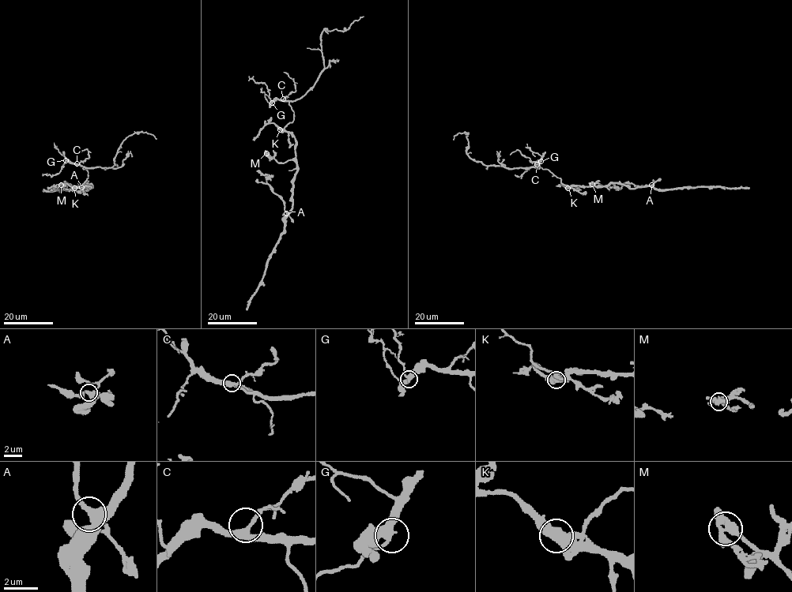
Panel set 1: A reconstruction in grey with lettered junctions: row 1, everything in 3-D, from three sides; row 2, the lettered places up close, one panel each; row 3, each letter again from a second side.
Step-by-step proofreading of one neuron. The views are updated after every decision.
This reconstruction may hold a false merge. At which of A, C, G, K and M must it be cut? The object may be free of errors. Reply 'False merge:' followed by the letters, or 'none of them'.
False merge: K

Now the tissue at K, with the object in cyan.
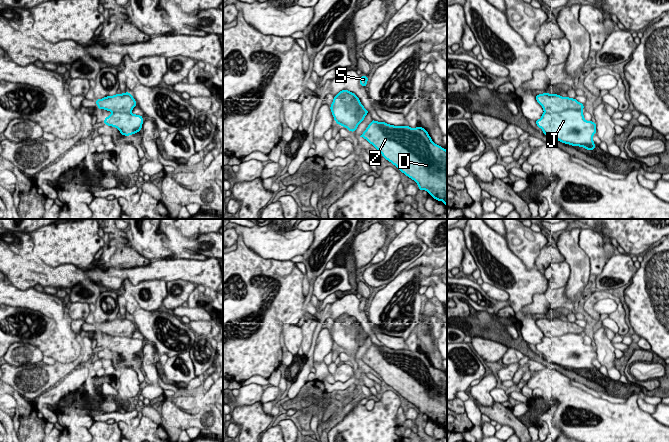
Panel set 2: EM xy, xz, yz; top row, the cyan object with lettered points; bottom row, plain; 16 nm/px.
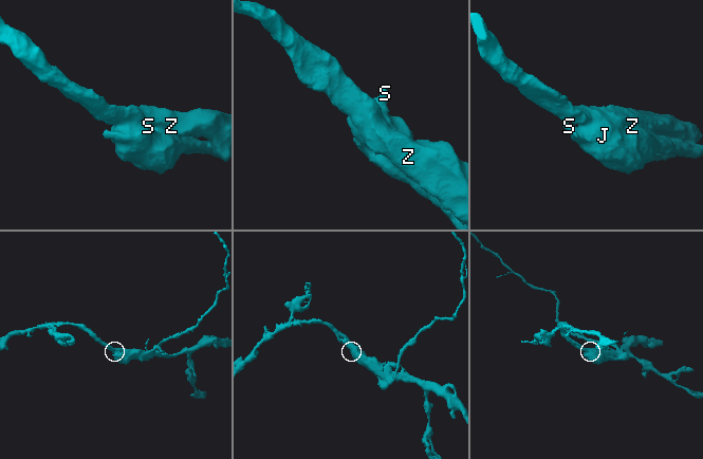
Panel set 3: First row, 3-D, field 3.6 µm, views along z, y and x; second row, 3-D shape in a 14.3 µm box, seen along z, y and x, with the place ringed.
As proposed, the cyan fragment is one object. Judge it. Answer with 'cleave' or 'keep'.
cleave

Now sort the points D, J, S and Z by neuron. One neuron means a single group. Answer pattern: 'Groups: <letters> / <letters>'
Groups: D Z / J S

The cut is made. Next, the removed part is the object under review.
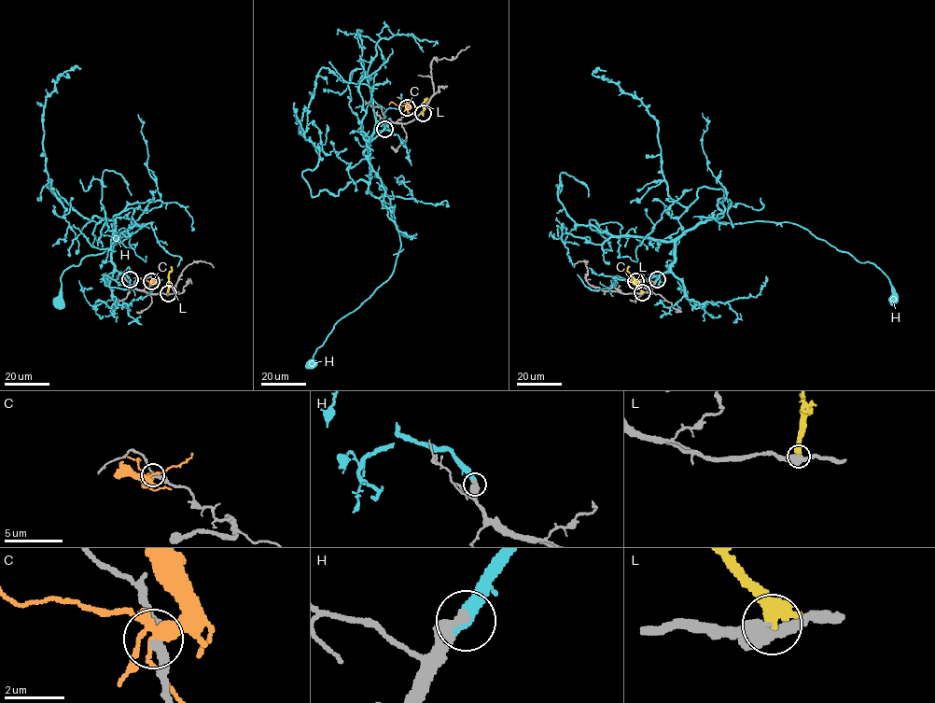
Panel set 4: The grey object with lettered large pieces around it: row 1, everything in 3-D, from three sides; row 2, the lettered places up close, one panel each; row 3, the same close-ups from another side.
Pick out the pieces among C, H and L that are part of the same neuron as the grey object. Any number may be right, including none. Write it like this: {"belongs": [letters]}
{"belongs": ["H"]}

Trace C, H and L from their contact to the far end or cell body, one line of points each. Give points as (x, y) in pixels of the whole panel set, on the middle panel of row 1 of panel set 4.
C: (406, 107), (392, 102), (389, 104)
H: (384, 129), (366, 146), (369, 181), (313, 197), (302, 173), (318, 154), (300, 121), (319, 70), (336, 81)
L: (423, 113), (425, 100)

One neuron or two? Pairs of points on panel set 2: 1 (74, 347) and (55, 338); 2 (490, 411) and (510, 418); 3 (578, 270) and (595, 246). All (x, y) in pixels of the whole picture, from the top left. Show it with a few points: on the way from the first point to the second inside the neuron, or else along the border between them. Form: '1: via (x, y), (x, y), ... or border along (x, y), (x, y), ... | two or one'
1: via (69, 347), (64, 347), (60, 343) | one
2: via (495, 412), (505, 417) | one
3: border along (579, 234), (579, 247), (588, 257), (591, 273) | two

